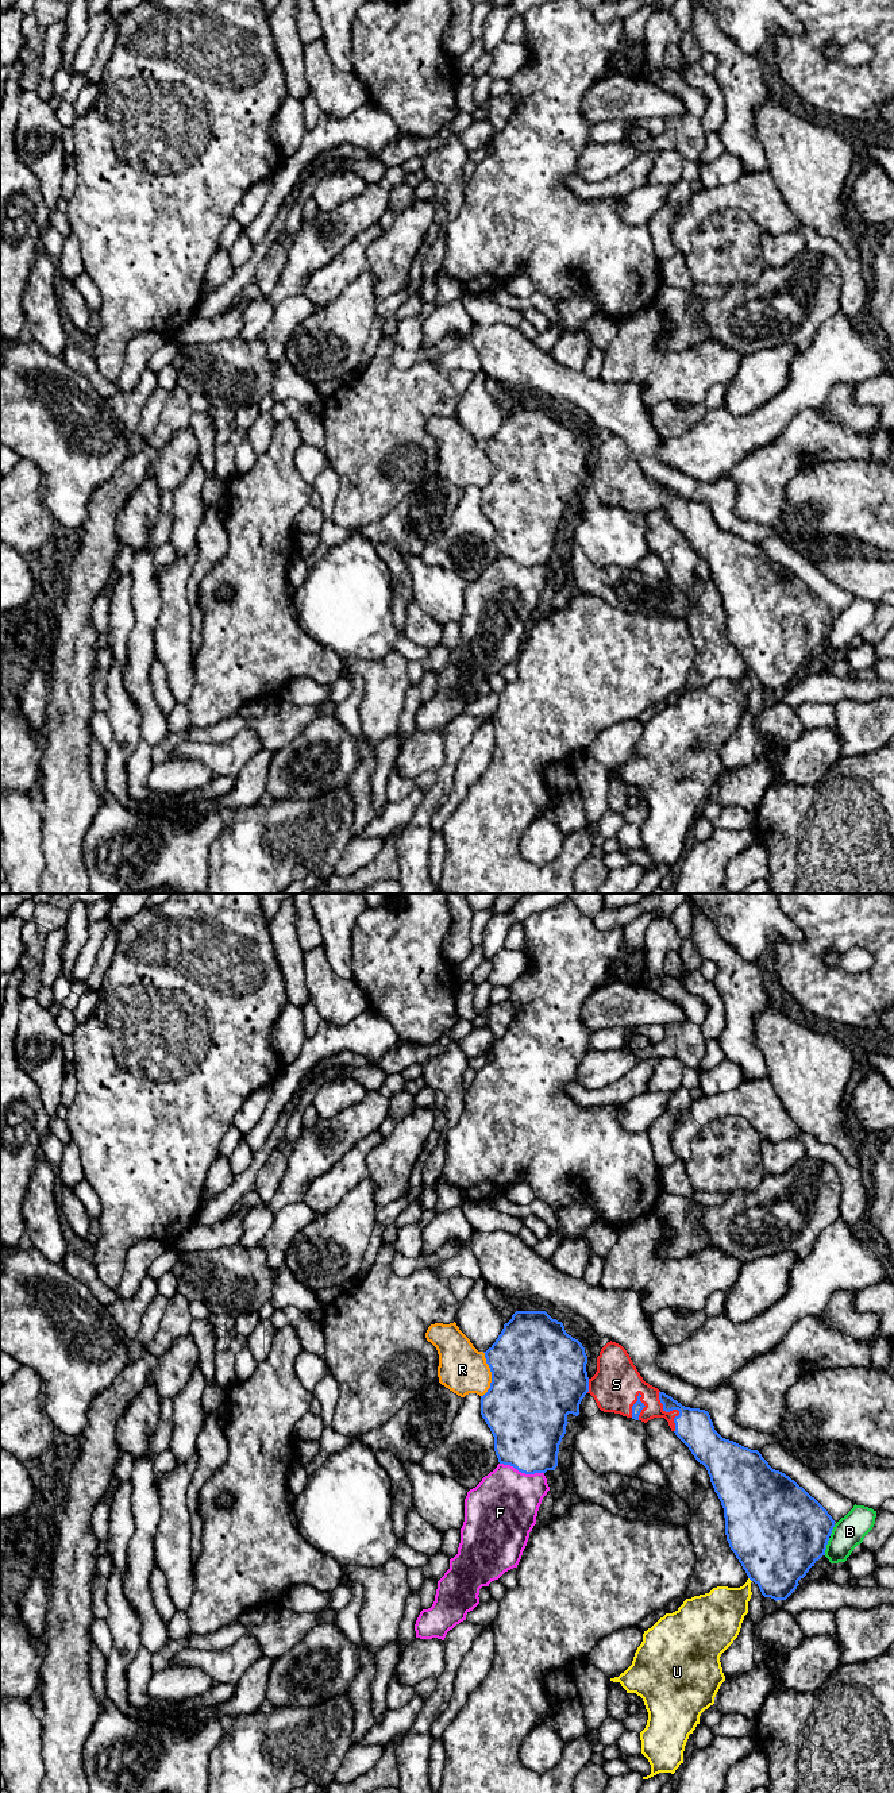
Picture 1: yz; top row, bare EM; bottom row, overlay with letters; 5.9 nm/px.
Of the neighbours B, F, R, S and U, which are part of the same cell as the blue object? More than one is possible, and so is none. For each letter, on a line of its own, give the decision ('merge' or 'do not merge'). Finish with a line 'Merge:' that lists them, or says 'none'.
B: do not merge
F: do not merge
R: do not merge
S: merge
U: do not merge
Merge: S

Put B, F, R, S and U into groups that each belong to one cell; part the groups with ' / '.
B / F / R / S / U

